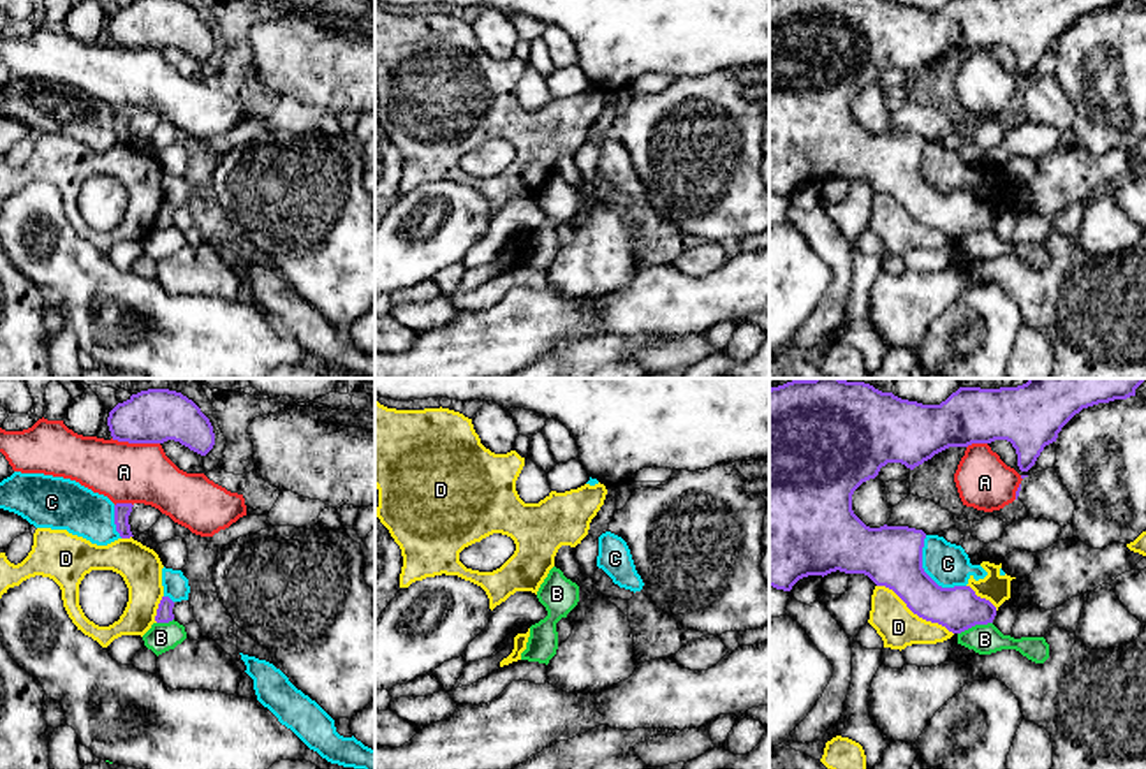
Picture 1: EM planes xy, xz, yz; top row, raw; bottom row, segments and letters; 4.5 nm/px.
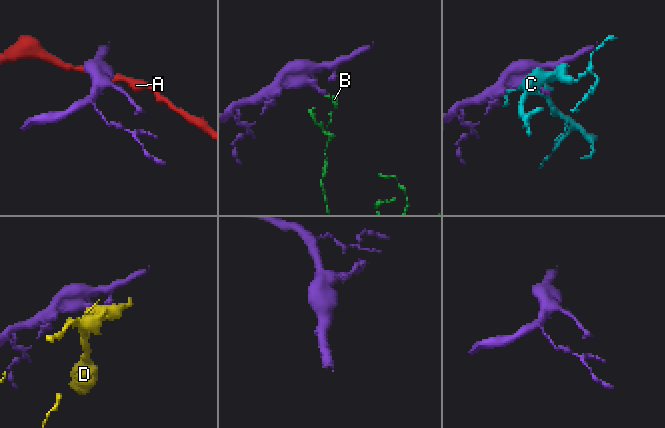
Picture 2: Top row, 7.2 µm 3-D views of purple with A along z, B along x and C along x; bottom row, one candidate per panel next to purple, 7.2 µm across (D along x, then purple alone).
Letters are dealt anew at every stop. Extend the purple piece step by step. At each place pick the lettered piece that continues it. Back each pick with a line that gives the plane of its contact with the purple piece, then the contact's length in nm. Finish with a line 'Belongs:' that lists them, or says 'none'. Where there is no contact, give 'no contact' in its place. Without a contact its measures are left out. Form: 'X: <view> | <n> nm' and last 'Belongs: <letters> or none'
Belongs: none

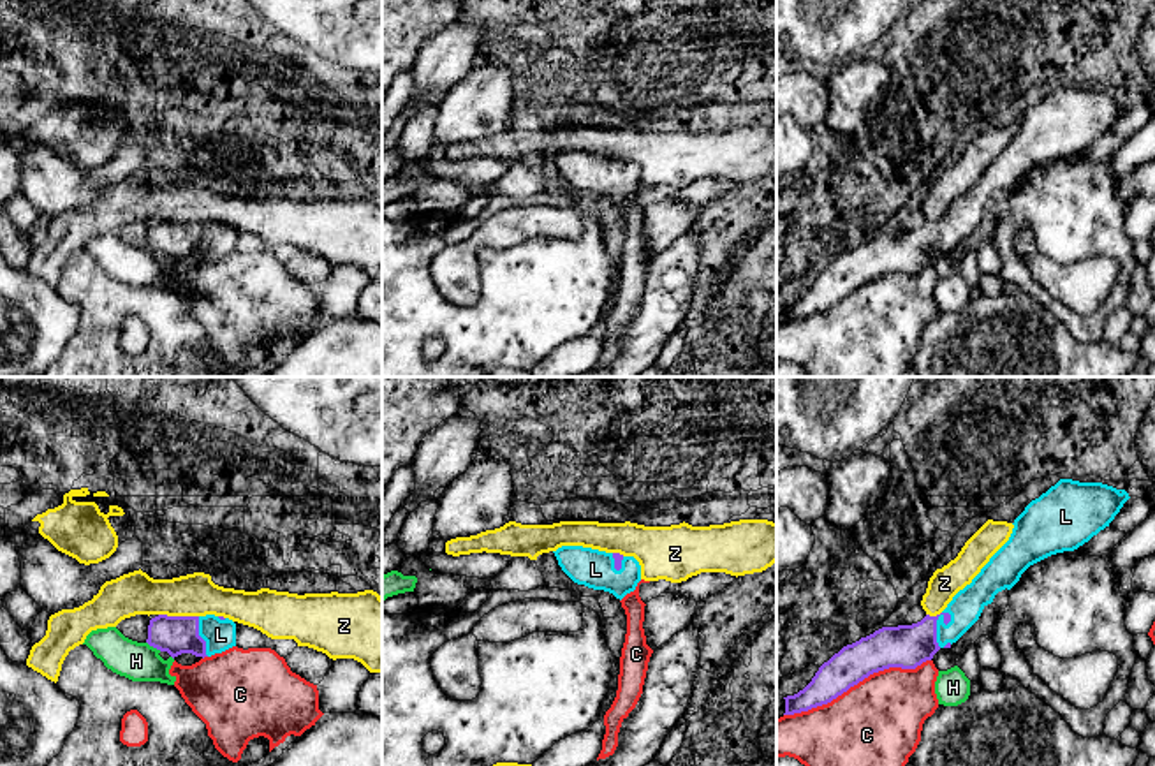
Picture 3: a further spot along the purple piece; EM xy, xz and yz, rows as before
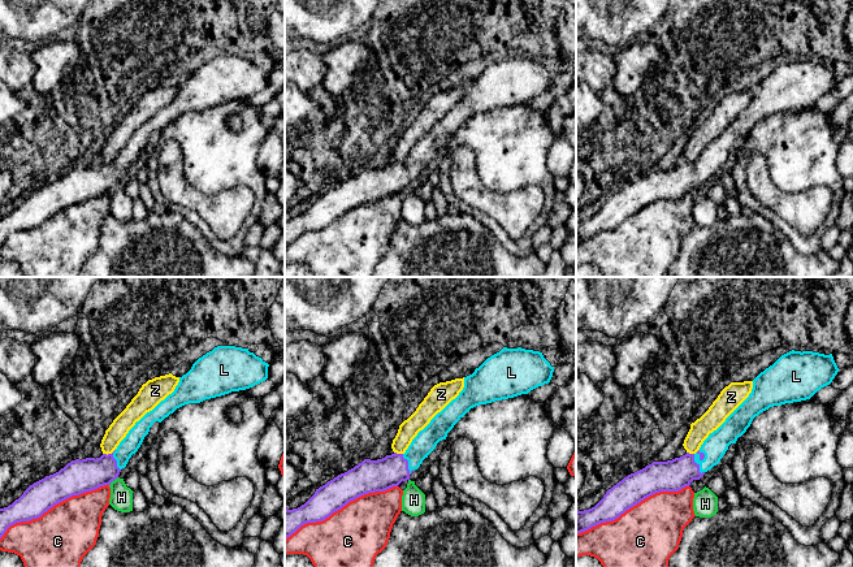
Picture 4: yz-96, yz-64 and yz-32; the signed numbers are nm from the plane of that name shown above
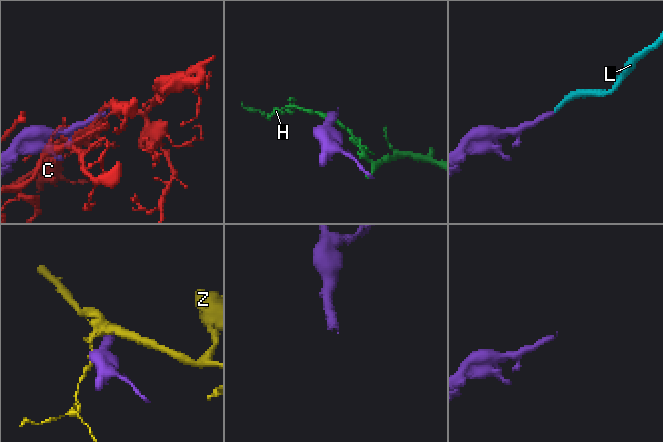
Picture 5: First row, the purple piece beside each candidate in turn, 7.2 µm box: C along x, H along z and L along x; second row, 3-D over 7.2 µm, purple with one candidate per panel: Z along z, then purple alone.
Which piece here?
L: yz | 170 nm
Belongs: L

